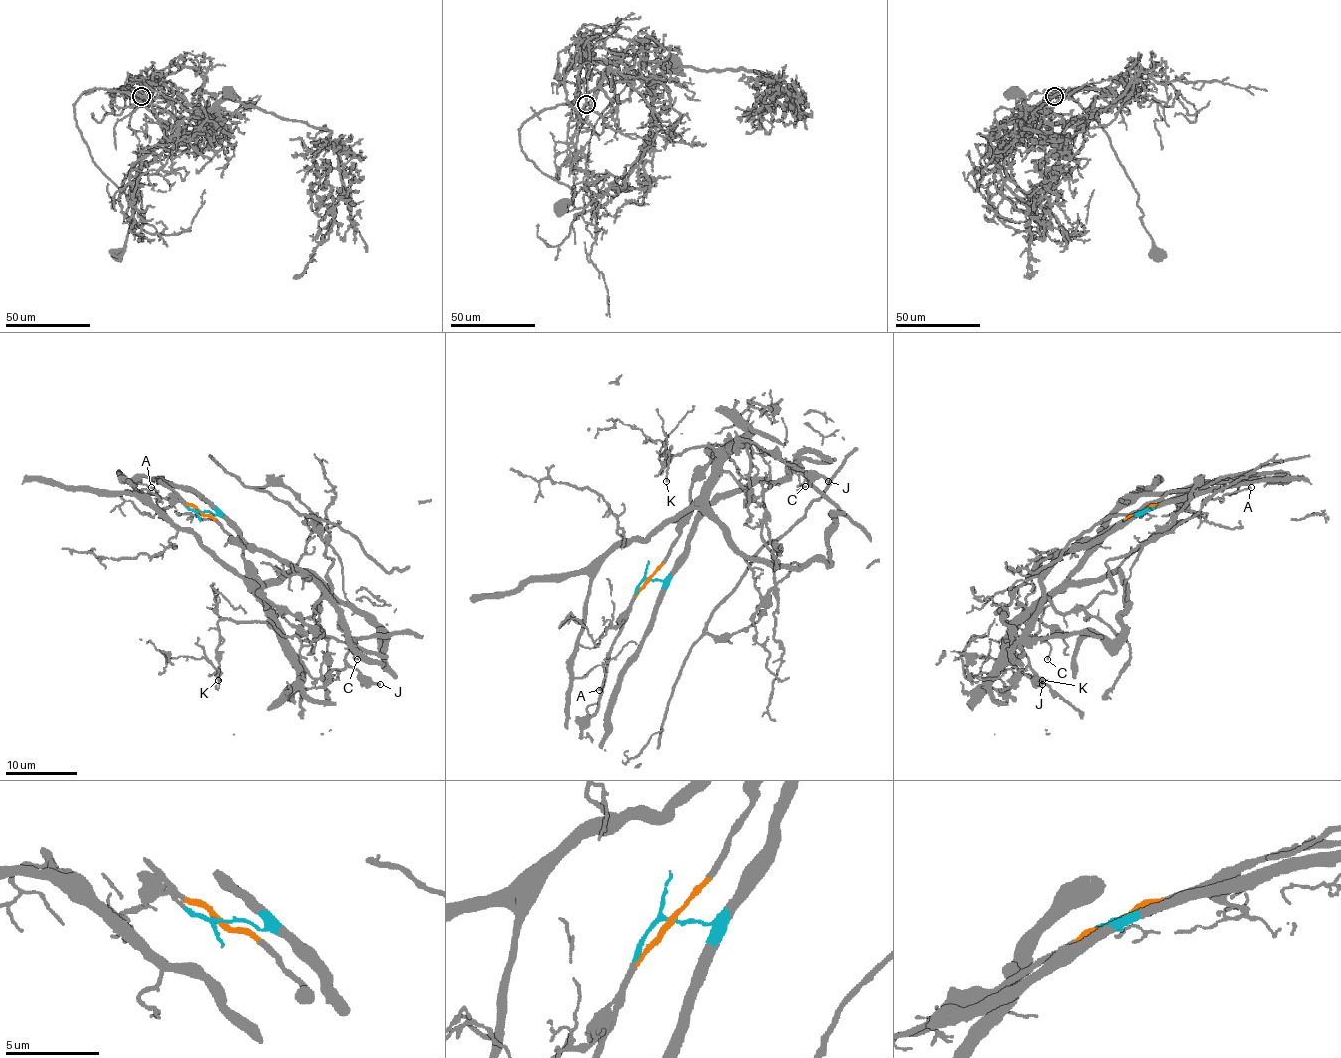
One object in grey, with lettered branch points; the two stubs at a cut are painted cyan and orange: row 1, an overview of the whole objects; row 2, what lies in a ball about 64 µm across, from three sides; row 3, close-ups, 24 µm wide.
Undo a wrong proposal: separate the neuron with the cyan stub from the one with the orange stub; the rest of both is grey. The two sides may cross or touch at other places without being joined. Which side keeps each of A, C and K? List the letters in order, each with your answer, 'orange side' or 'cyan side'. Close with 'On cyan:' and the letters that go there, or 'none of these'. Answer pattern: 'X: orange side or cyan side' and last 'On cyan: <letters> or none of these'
A: orange side
C: cyan side
K: orange side
On cyan: C

